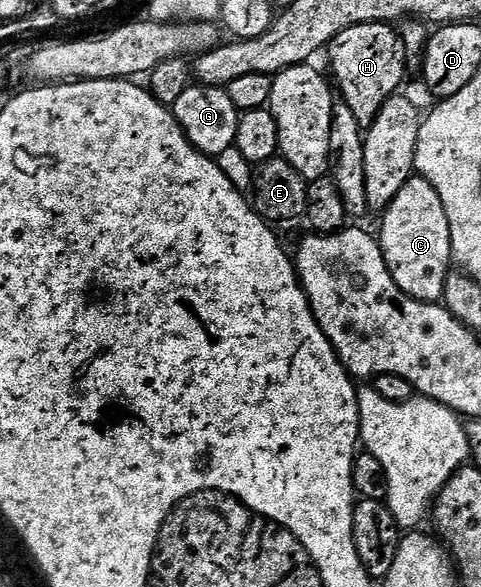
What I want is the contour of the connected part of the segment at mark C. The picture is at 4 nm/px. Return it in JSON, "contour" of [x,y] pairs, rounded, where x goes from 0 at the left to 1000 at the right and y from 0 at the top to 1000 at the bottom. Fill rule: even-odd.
{"contour":[[[867,298],[854,302],[792,370],[794,392],[782,402],[823,489],[861,513],[917,514],[927,470],[940,462],[940,433],[931,366],[923,366],[898,312]]]}

